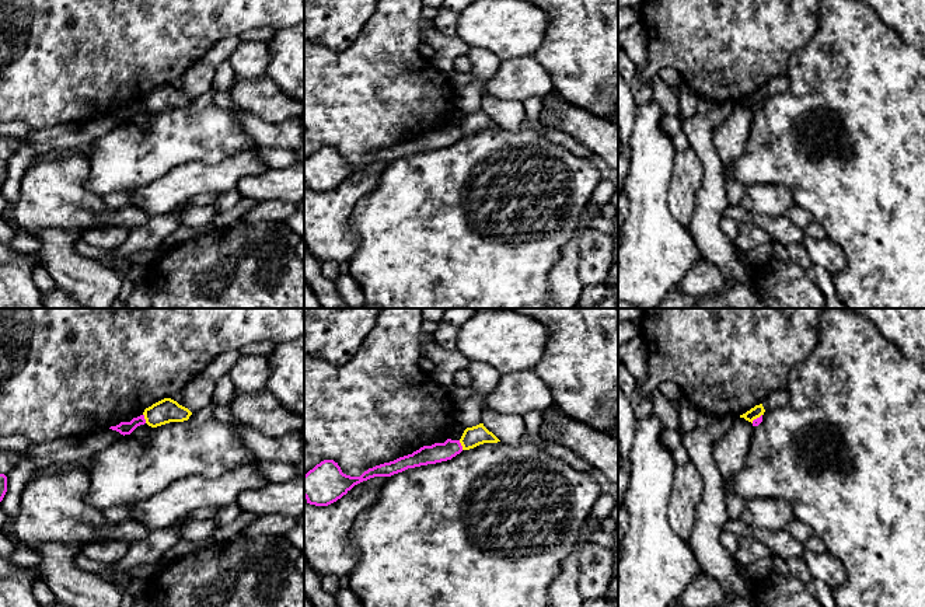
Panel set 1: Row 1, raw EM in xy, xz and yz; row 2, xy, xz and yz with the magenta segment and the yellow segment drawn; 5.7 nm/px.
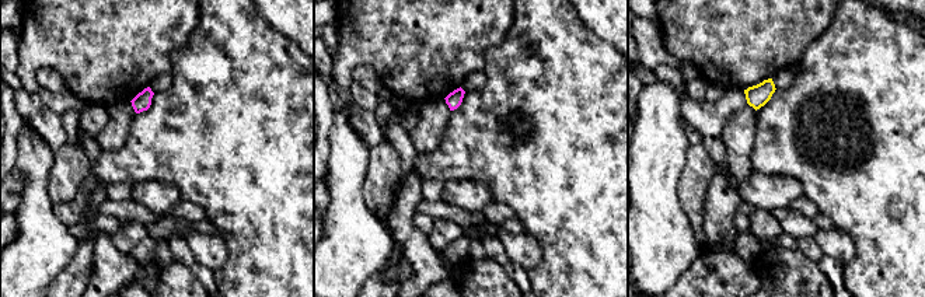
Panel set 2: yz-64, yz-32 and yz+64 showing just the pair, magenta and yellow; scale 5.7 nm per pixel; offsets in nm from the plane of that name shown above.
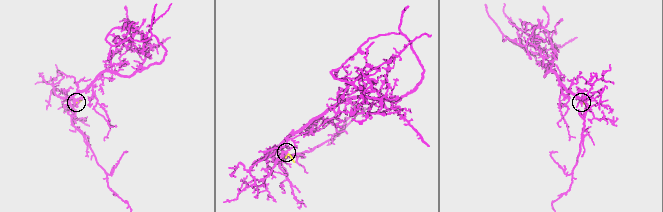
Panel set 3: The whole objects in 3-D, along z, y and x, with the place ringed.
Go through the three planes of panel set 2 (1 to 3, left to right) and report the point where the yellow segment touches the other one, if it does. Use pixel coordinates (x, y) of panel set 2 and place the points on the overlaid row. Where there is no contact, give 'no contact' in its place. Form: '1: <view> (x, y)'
1: no contact
2: no contact
3: no contact

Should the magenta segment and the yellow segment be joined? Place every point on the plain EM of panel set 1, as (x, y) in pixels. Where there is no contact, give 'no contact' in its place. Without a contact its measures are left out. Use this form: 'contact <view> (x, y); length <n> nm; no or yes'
contact xz (460, 131); length 60 nm; no

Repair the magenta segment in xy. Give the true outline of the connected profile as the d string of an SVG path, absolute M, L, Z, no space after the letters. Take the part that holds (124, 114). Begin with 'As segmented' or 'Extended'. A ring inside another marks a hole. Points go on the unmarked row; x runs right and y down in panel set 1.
As segmented. M144 101L133 104L130 108L121 108L116 112L111 112L109 115L119 118L121 121L130 121L137 112L144 111Z

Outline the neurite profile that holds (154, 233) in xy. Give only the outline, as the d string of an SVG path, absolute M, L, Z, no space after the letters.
M186 202L170 213L151 216L146 224L132 229L128 240L112 251L112 258L104 262L104 265L118 271L121 266L129 265L129 257L132 254L165 244L171 234L182 230L179 212L188 206L191 203Z

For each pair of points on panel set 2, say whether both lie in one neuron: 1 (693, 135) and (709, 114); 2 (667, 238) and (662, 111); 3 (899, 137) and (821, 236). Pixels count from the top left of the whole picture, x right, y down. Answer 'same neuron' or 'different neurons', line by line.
1: different neurons
2: same neuron
3: different neurons

